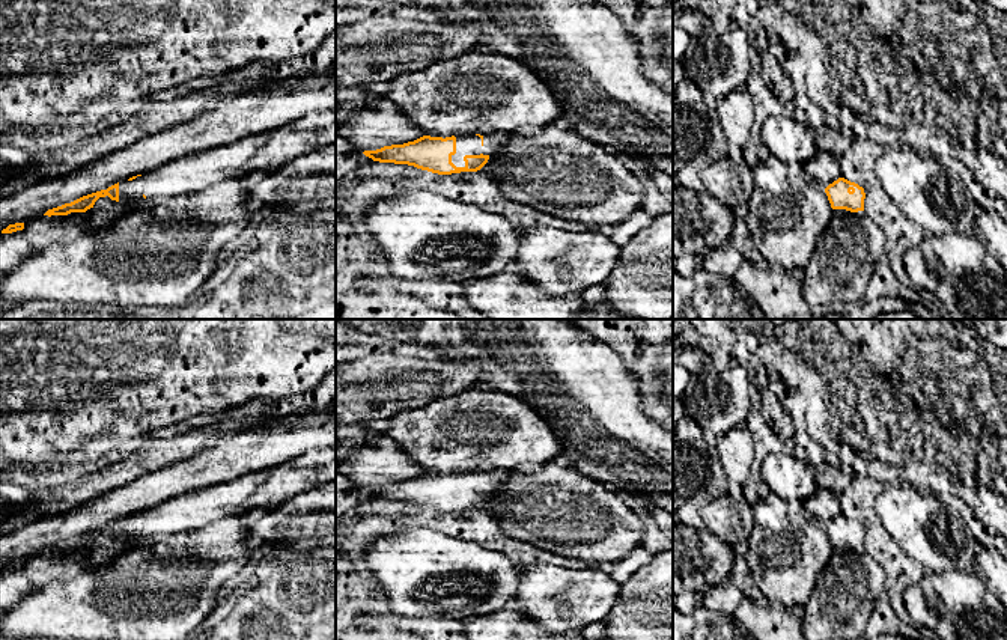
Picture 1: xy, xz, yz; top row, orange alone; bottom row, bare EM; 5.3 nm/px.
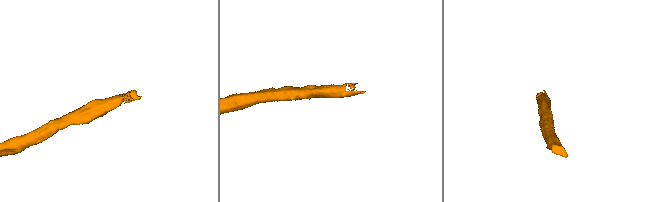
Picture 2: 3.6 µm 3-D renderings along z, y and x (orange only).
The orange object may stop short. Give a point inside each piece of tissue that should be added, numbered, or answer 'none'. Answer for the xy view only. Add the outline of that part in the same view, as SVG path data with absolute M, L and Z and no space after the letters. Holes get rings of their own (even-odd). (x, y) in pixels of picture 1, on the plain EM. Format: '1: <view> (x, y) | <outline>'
1: xy (256, 491) | M336 447L309 450L280 465L167 500L141 512L143 532L161 538L211 523L277 509L292 497L336 482Z

